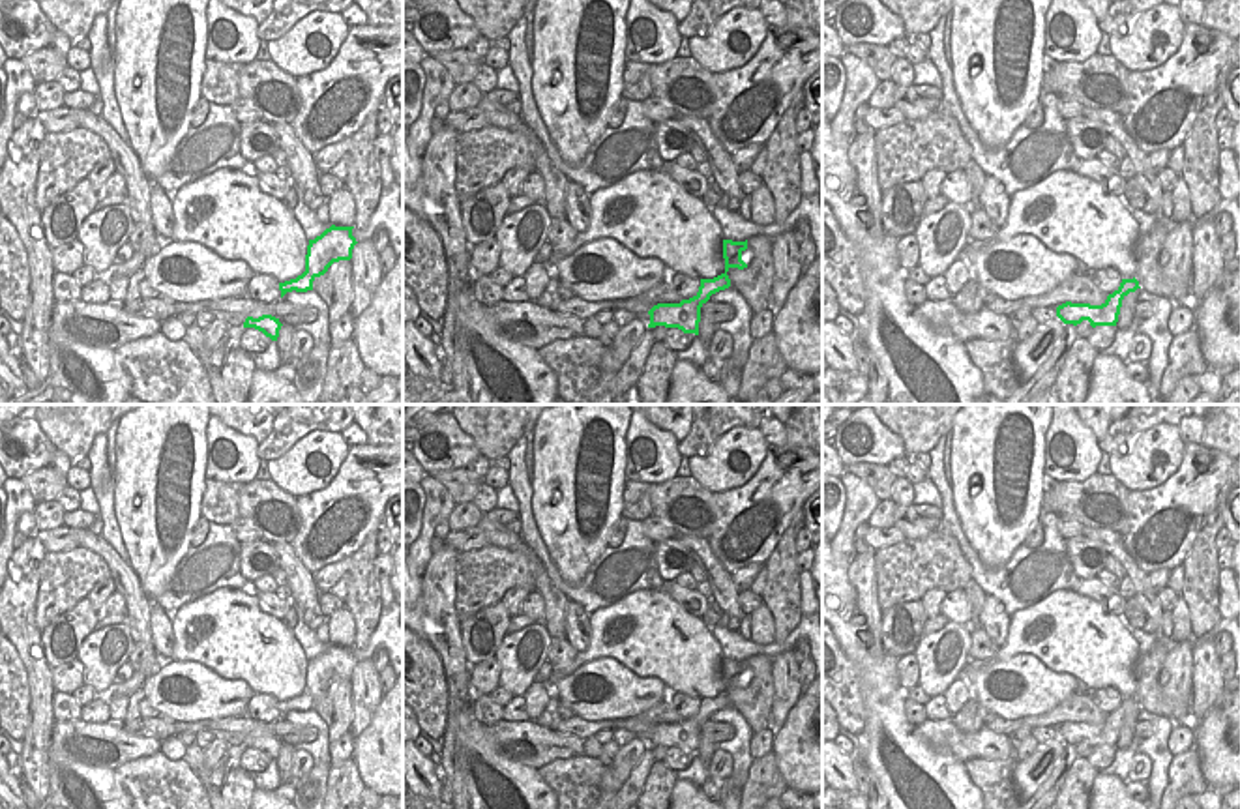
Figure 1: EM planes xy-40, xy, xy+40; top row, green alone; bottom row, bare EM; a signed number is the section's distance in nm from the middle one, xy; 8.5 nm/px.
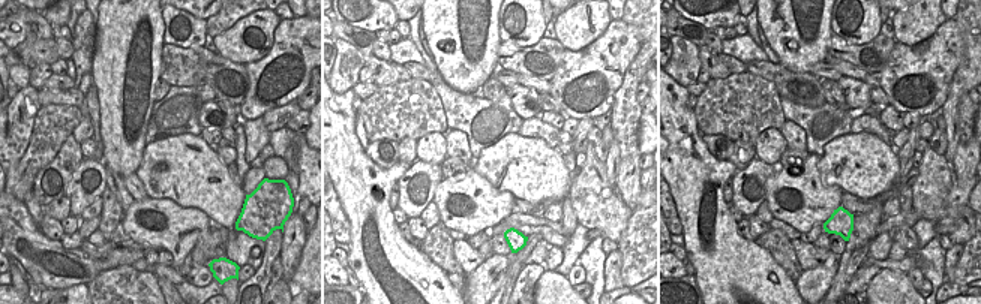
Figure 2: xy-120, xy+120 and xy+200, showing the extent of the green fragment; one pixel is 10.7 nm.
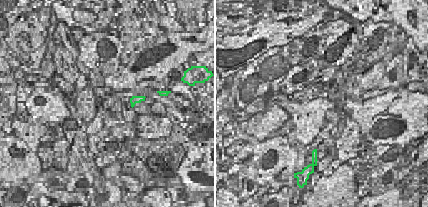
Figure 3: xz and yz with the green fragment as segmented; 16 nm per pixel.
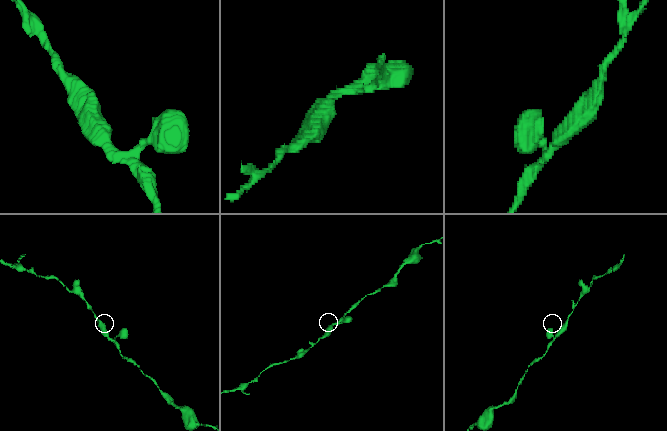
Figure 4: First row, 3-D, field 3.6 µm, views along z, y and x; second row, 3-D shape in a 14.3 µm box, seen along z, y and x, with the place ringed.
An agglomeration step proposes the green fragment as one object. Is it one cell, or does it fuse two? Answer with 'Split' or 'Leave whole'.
Leave whole.

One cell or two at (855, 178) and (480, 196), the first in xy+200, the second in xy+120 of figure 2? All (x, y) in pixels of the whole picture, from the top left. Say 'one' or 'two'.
two

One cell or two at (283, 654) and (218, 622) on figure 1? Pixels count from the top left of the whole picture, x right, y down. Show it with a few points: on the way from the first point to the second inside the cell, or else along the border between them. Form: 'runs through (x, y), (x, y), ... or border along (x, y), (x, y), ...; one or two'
runs through (266, 654), (235, 639); one

